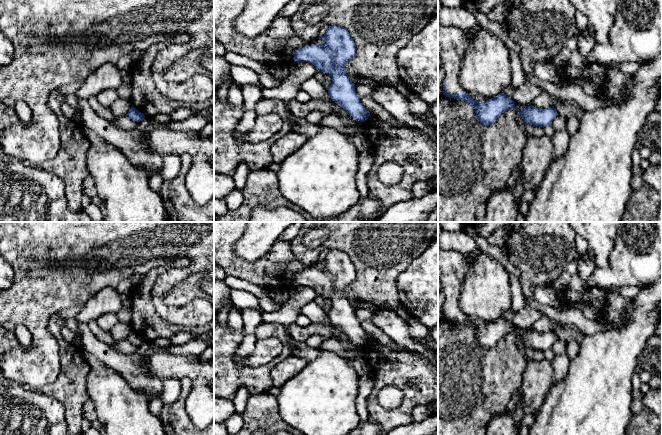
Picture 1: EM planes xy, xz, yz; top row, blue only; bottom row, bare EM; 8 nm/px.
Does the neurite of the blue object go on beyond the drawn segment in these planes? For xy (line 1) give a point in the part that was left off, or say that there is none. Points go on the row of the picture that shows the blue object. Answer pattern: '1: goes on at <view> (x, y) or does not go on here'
1: does not go on here

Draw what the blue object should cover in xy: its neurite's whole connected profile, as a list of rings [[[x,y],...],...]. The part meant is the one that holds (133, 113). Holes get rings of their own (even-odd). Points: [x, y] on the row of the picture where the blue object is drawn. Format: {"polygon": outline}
{"polygon": [[[134,106],[128,111],[127,116],[135,122],[140,122],[145,118],[144,114],[139,112]]]}

